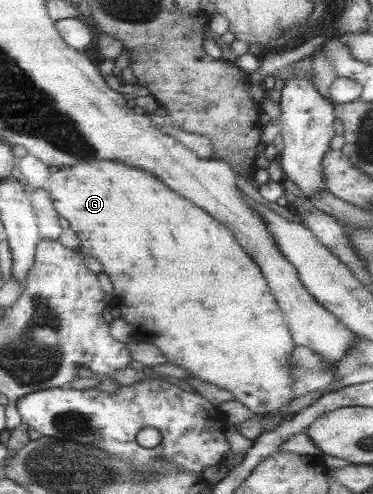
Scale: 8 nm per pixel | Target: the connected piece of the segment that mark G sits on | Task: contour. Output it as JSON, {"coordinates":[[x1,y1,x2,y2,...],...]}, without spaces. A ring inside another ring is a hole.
{"coordinates":[[93,160,74,164,70,167,64,167,50,173,46,179,46,186,50,202,58,217,62,217,68,222,68,228,78,237,78,250,81,254,94,258,101,267,101,272,105,273,112,284,112,298,118,302,118,308,115,310,115,316,130,324,137,332,148,333,148,342,153,344,164,357,164,363,172,366,178,366,185,370,192,378,198,378,206,384,212,384,216,388,228,390,234,396,236,402,240,402,244,408,257,415,264,415,265,412,279,410,285,404,288,404,294,397,292,383,289,375,290,353,297,344,291,339,290,333,283,321,282,311,274,301,268,291,268,286,264,276,258,269,258,266,248,257,244,250,236,243,232,233,226,229,220,222,212,219,201,208,190,204,175,192,172,192,167,186,164,186,155,176,149,172,144,172,139,168,132,168,126,164,118,164,111,160]]}

